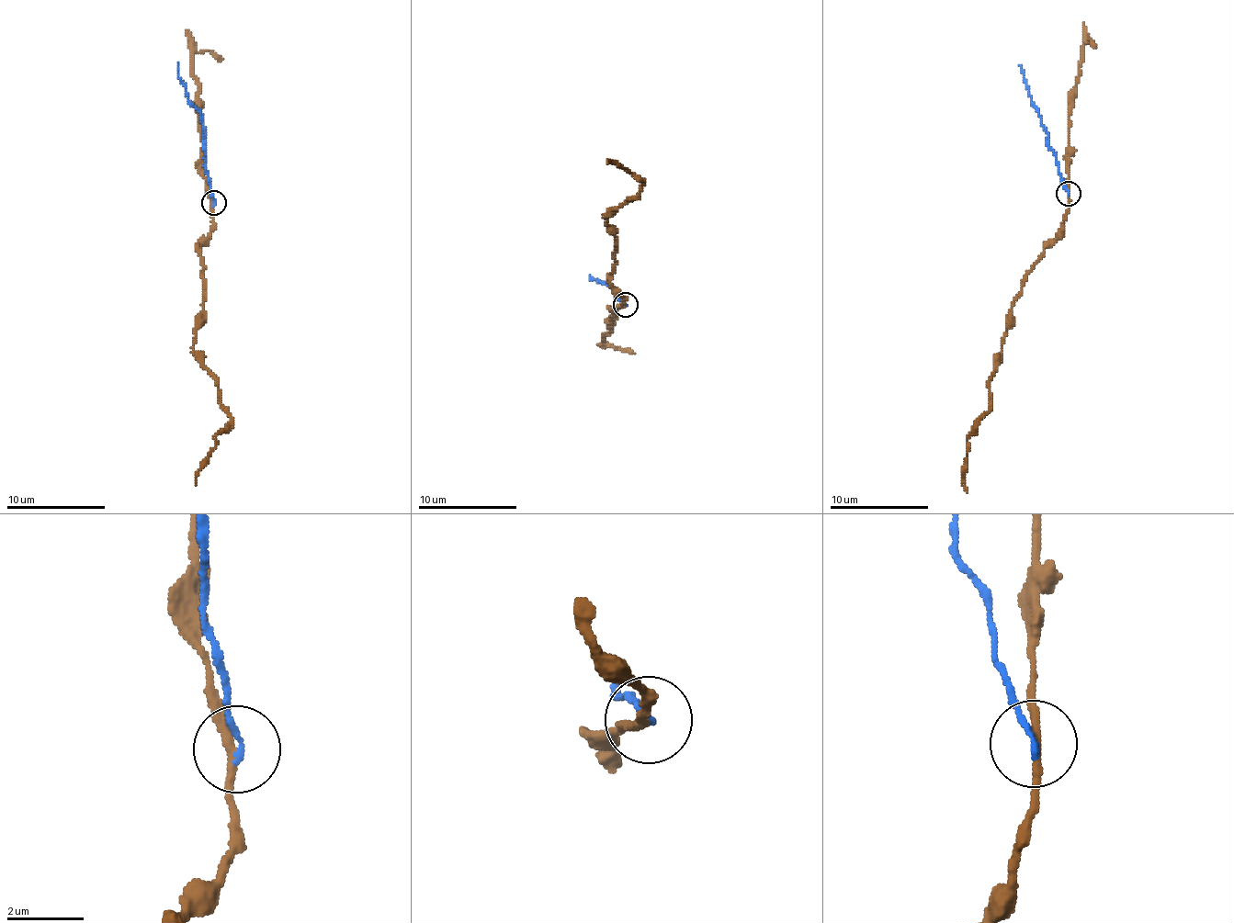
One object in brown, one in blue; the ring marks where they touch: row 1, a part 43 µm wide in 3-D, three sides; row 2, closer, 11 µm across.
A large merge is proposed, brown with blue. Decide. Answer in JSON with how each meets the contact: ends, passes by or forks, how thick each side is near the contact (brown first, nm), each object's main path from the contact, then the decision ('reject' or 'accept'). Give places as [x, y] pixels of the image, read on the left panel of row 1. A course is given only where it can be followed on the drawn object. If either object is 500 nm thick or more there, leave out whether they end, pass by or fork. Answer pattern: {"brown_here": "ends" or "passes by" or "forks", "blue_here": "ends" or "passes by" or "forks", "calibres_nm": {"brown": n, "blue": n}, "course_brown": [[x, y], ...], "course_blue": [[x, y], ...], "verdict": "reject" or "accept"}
{"brown_here": "passes by", "blue_here": "ends", "calibres_nm": {"brown": 220, "blue": 160}, "course_brown": [[213, 202], [210, 236], [198, 251], [203, 324], [193, 354], [215, 380], [230, 421], [196, 485]], "course_blue": [[213, 202], [203, 119], [186, 94], [178, 62]], "verdict": "reject"}

